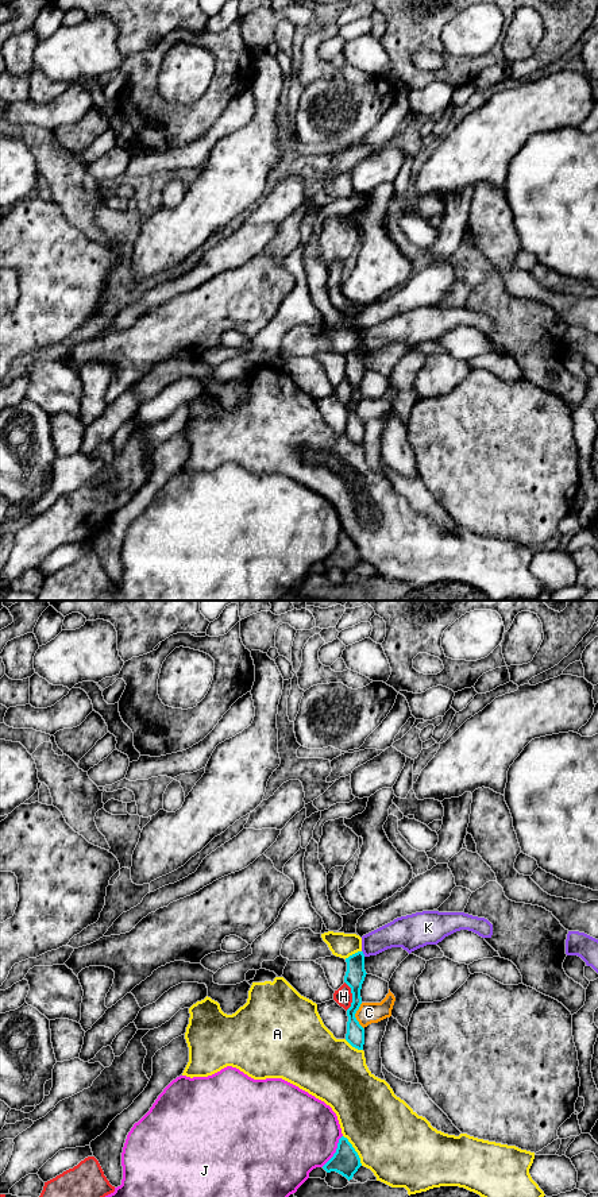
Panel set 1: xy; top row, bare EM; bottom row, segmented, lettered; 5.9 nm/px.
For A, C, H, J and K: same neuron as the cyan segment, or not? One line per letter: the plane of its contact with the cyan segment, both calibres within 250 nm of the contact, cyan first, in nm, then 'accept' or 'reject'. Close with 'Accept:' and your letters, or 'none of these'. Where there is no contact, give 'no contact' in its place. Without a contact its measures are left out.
A: xy | 160/440 nm | reject
C: xy | 120/130 nm | reject
H: xy | 120/110 nm | reject
J: xy | 160/460 nm | reject
K: xy | 120/160 nm | reject
Accept: none of these

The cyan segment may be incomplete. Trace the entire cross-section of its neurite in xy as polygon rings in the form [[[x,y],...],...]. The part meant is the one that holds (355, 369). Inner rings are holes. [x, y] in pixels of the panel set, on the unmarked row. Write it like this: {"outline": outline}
{"outline": [[[358,347],[350,351],[348,354],[346,354],[346,358],[347,358],[347,367],[344,371],[344,378],[351,383],[352,389],[352,398],[351,402],[347,405],[348,417],[347,417],[346,436],[352,443],[363,445],[364,424],[359,420],[359,417],[355,413],[355,409],[362,399],[360,385],[364,372],[367,370],[364,366],[363,347]]]}

